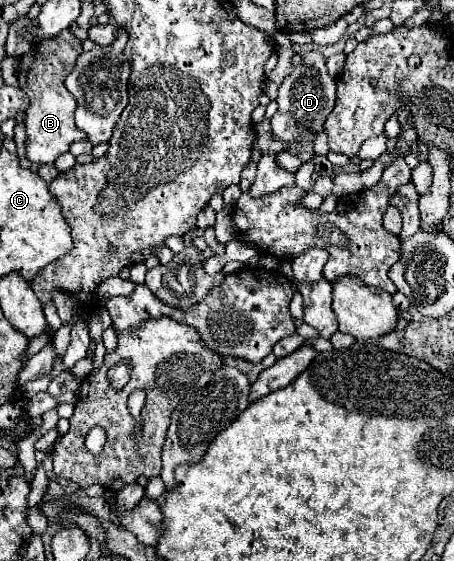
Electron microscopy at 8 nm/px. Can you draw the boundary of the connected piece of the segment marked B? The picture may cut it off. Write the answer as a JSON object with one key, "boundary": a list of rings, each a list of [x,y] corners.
{"boundary":[[[63,30],[57,38],[43,40],[41,44],[35,46],[35,52],[29,52],[19,60],[19,86],[29,96],[31,102],[25,114],[25,126],[27,126],[25,152],[27,158],[35,164],[53,164],[55,158],[67,152],[73,142],[87,138],[75,126],[73,120],[77,102],[63,86],[63,80],[73,70],[75,58],[79,54],[81,54],[81,40],[75,38],[69,30]]]}

